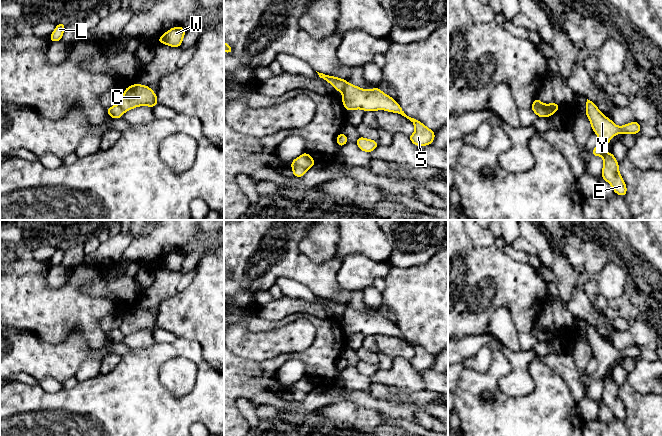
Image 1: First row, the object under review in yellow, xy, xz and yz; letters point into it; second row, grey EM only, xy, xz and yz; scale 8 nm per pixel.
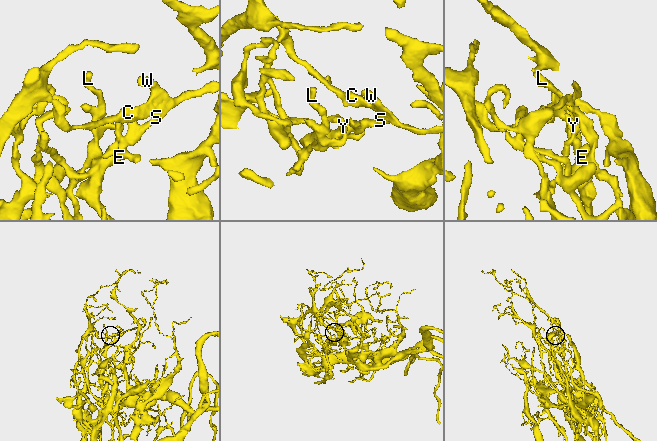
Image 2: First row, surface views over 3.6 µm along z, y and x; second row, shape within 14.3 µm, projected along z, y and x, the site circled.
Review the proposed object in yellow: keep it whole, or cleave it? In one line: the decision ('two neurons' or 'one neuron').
two neurons

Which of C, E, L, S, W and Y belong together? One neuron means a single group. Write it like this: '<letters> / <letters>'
C E L S W / Y

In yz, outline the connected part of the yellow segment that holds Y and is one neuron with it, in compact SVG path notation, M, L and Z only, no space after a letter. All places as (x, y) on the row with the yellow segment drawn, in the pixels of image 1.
M587 99L586 115L591 123L592 131L598 136L598 144L591 151L593 156L602 156L605 153L609 141L618 133L637 134L641 132L640 124L637 121L627 123L624 126L617 126L613 121L607 118L596 106L596 104Z

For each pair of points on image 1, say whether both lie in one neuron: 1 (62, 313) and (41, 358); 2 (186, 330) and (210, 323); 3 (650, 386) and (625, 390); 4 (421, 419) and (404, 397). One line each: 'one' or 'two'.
1: two
2: one
3: two
4: two

